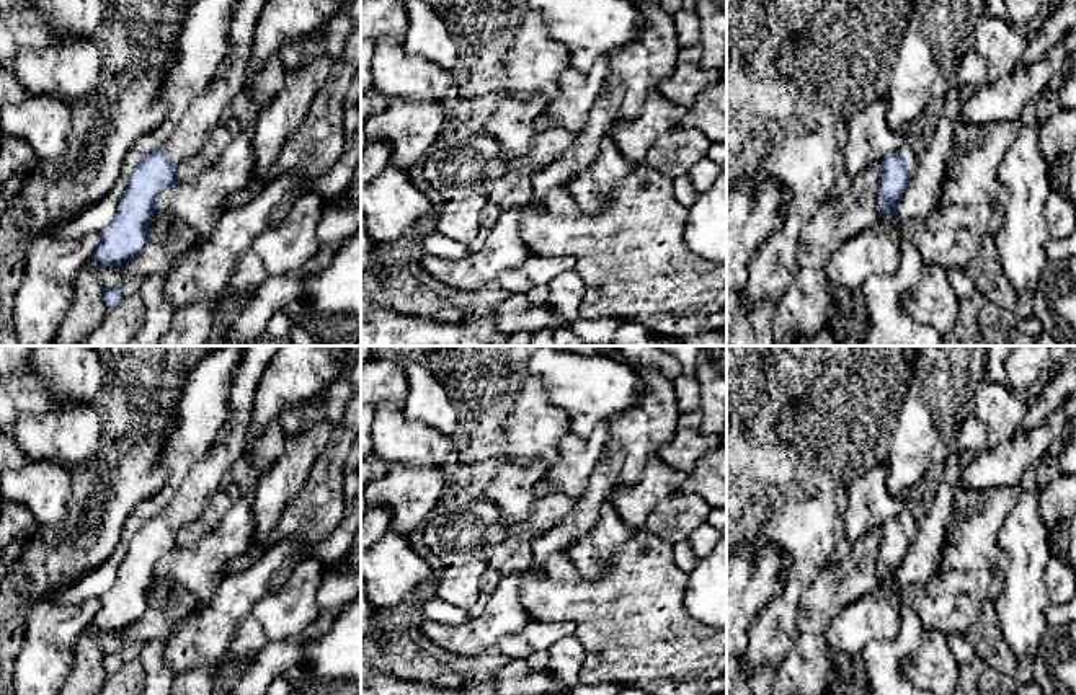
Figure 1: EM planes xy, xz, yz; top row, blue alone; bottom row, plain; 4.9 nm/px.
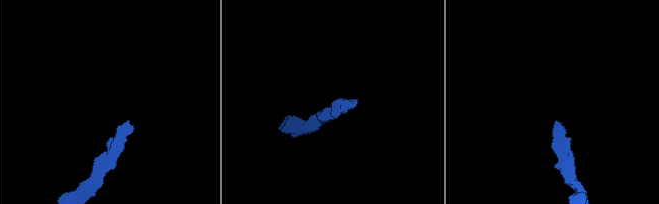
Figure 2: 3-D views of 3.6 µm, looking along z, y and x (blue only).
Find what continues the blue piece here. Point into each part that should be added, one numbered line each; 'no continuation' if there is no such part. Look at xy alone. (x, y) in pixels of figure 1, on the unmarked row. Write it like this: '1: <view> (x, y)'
1: xy (206, 477)

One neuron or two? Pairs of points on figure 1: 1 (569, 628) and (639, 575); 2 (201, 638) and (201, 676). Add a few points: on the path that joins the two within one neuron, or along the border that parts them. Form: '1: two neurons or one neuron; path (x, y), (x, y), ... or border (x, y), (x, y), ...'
1: two neurons; border (536, 619), (570, 620), (577, 632)
2: two neurons; border (214, 668), (191, 666), (175, 676)

